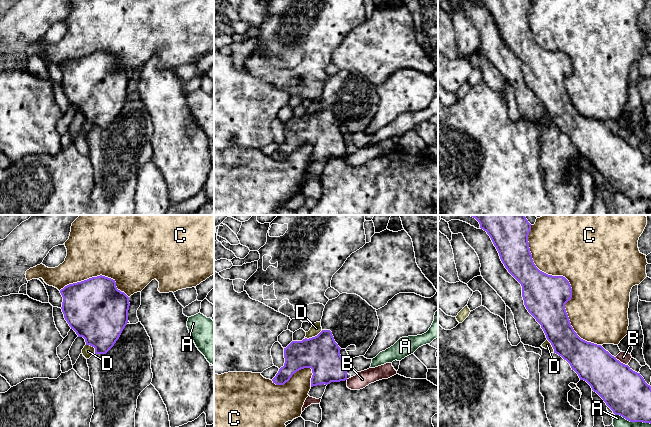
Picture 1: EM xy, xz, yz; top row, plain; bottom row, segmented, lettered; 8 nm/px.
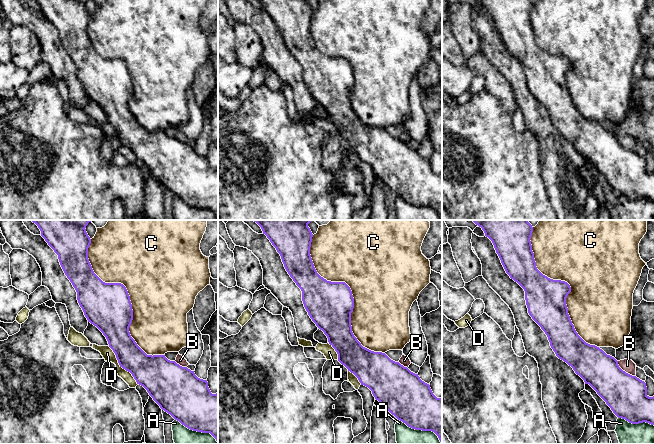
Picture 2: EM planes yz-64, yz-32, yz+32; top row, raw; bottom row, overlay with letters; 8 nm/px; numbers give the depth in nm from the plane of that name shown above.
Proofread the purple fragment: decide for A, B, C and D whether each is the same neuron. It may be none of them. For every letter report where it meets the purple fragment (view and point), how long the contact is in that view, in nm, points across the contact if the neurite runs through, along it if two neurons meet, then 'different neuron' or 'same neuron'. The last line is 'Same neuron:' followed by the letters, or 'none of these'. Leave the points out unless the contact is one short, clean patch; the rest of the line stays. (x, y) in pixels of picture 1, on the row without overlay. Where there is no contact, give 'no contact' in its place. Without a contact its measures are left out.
A: contact yz (633, 197); length 300 nm; different neuron
B: contact yz (620, 138); length 120 nm; different neuron
C: contact yz (569, 59); length 1100 nm; different neuron
D: contact xz (313, 113); length 160 nm; same neuron
Same neuron: D

